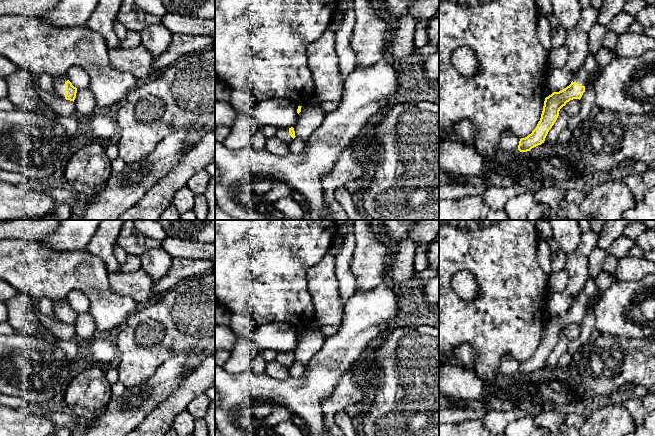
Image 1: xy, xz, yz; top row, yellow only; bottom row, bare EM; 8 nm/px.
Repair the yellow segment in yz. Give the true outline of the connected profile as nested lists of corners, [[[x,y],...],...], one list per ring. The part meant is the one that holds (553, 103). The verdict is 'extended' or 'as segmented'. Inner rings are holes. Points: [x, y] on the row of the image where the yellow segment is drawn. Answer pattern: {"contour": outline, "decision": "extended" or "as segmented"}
{"contour": [[[588,54],[582,67],[577,70],[569,86],[559,92],[553,92],[545,98],[540,121],[536,128],[525,138],[521,138],[518,145],[520,152],[530,151],[544,143],[545,138],[556,122],[560,109],[573,99],[581,99],[591,73],[597,66],[596,57]]], "decision": "extended"}

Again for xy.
{"contour": [[[66,75],[54,78],[53,87],[55,89],[55,93],[59,97],[74,102],[76,98],[77,88],[72,85]]], "decision": "extended"}

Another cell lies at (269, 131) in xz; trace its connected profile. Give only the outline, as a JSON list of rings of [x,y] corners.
[[[262,126],[260,129],[267,139],[275,137],[278,129],[276,127],[272,126]]]

